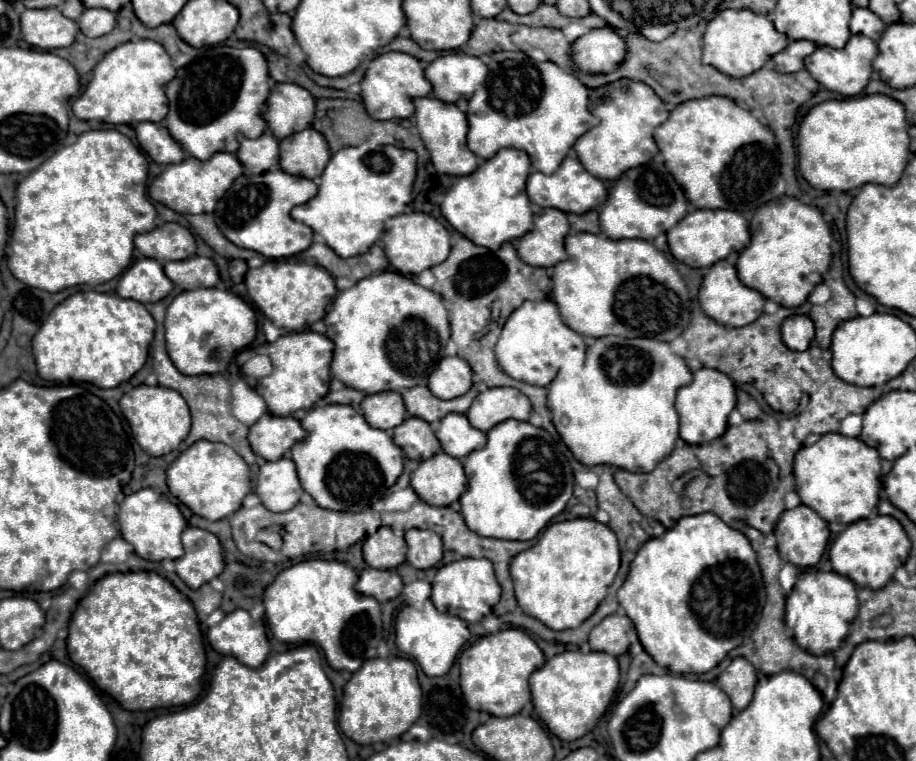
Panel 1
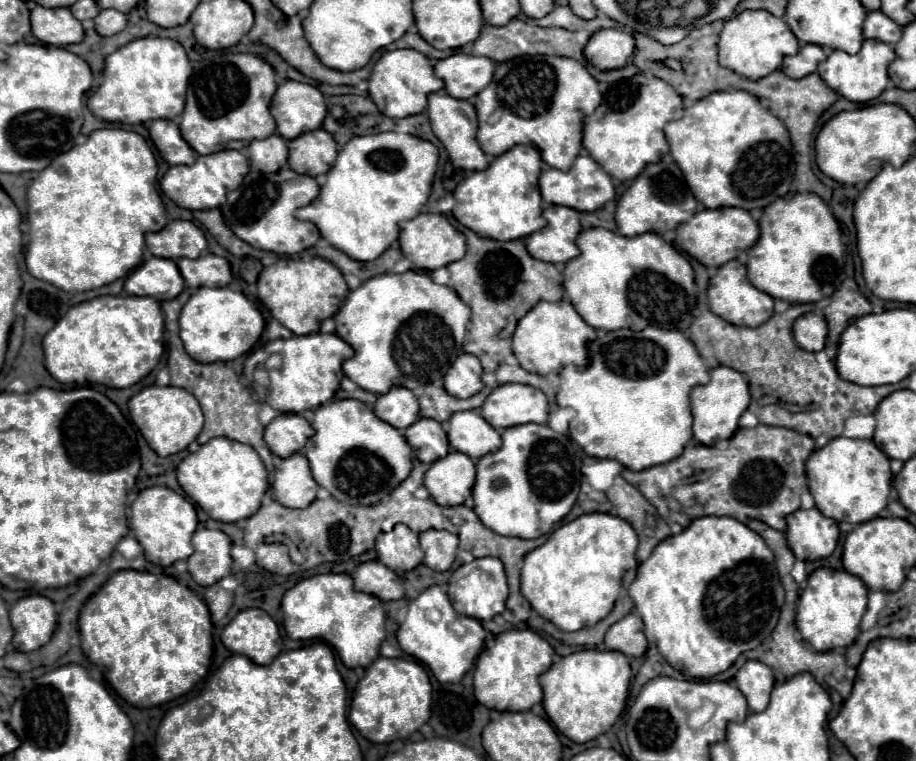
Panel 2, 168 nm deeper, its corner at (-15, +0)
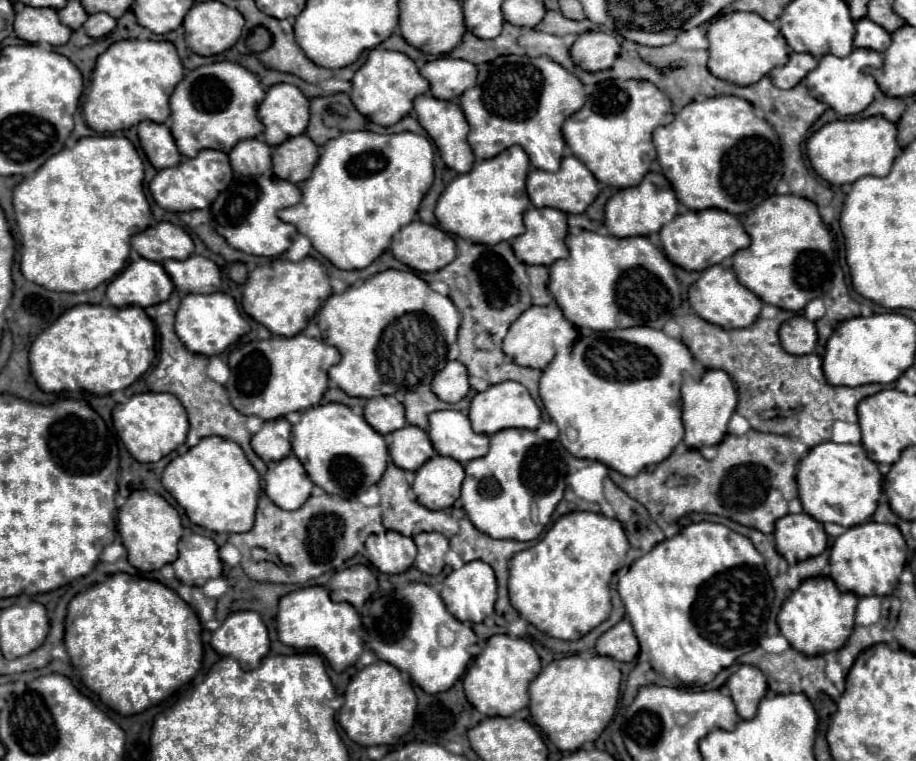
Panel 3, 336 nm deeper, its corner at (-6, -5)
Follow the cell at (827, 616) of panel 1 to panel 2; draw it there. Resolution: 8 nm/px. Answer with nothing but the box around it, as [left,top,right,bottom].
[795,568,869,652]

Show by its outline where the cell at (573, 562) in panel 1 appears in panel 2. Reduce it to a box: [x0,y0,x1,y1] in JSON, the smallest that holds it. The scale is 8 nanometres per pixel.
[521,512,637,632]

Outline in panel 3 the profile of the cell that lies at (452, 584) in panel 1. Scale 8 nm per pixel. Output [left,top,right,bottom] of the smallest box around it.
[440,561,496,623]

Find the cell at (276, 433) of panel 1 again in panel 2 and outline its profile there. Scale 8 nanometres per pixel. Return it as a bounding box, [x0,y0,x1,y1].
[265,414,315,458]

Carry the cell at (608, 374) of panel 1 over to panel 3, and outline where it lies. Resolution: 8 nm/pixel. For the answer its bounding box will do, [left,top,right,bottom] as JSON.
[540,327,700,475]

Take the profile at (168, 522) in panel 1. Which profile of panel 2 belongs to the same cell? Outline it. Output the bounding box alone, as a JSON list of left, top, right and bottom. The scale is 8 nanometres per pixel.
[129,486,197,566]

